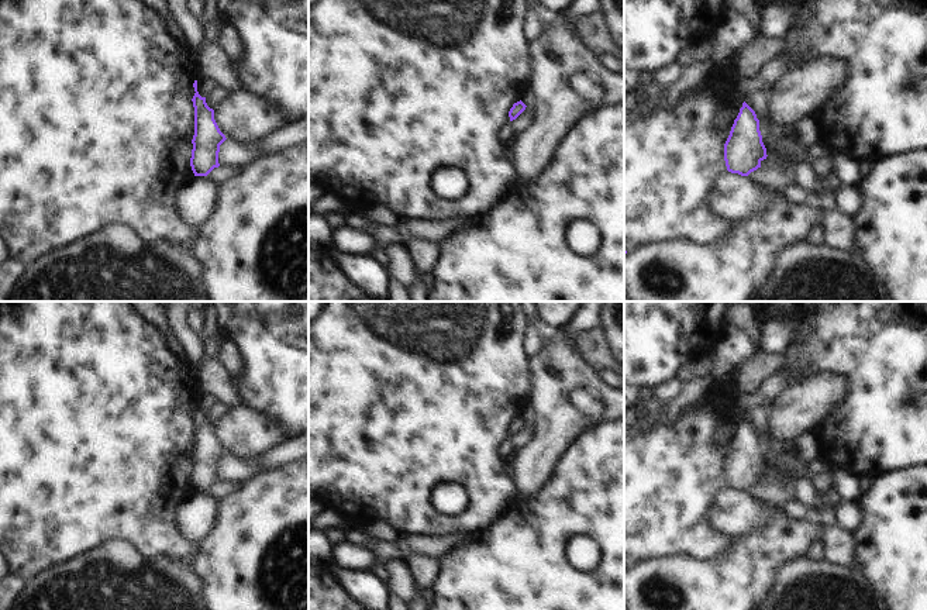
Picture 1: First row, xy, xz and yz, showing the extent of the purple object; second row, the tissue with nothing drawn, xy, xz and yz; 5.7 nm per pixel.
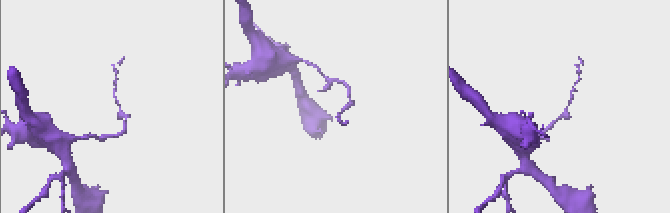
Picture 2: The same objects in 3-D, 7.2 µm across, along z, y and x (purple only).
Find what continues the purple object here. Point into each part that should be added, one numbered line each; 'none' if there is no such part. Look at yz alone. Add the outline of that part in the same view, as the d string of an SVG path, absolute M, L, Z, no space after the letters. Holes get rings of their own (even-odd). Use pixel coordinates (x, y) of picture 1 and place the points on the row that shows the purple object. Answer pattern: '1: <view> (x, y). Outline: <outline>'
none

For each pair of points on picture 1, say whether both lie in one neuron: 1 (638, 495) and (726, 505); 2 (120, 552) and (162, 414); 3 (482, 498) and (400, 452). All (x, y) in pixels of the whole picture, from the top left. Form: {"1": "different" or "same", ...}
{"1": "different", "2": "different", "3": "same"}

